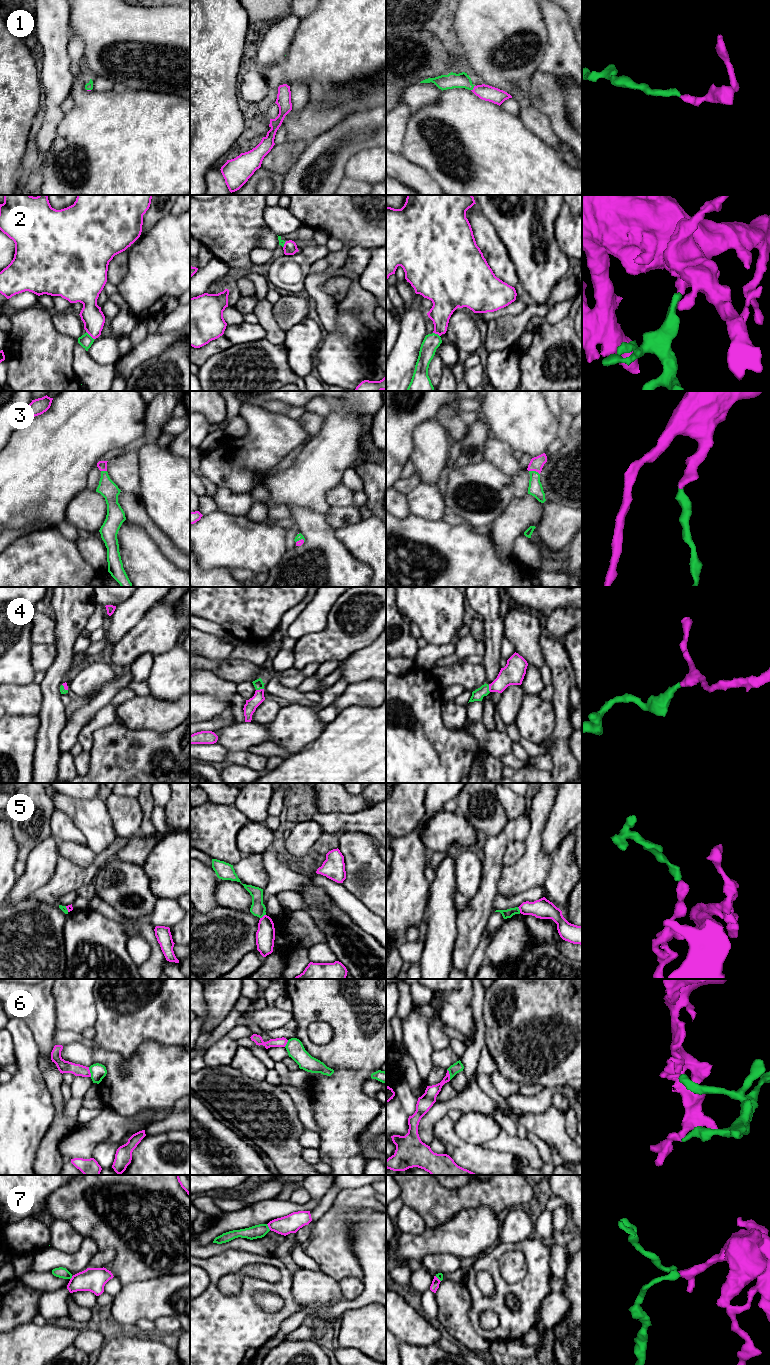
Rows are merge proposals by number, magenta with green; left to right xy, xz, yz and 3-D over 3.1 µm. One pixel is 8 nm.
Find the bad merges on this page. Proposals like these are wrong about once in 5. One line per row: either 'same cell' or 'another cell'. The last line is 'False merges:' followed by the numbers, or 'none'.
1: same cell
2: same cell
3: same cell
4: same cell
5: another cell
6: another cell
7: another cell
False merges: 5, 6, 7

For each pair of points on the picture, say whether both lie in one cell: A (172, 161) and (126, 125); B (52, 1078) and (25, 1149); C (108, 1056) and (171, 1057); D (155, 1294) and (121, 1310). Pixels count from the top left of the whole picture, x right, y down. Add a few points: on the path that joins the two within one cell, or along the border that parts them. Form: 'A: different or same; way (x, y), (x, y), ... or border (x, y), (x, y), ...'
A: same; way (161, 160), (137, 136)
B: different; border (39, 1067), (56, 1111)
C: same; way (117, 1075), (121, 1081), (147, 1081), (152, 1076)
D: same; way (147, 1299), (136, 1300), (129, 1306)

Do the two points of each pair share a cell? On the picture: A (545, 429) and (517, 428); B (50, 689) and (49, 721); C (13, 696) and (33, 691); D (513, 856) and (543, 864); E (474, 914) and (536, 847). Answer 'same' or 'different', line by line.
A: same
B: same
C: same
D: different
E: different

